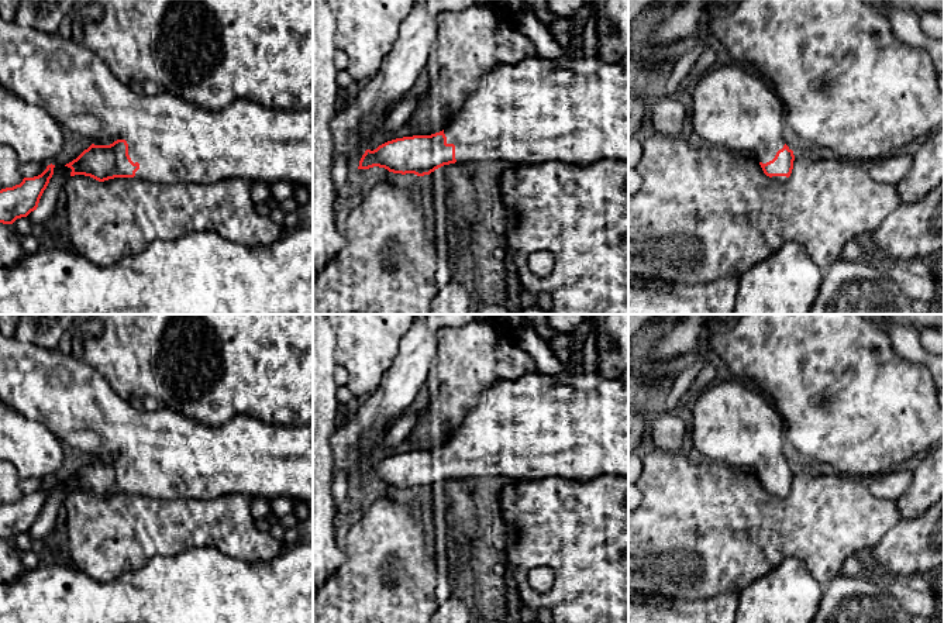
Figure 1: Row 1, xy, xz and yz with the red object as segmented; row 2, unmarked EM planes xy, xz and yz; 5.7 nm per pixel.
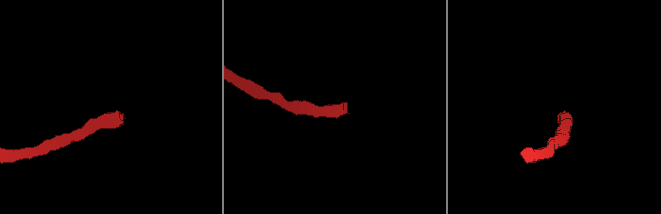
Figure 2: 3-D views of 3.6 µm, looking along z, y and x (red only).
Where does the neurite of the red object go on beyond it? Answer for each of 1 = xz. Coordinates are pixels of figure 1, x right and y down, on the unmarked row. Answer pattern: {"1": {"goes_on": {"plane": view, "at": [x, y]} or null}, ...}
{"1": {"goes_on": {"plane": "xz", "at": [574, 426]}}}

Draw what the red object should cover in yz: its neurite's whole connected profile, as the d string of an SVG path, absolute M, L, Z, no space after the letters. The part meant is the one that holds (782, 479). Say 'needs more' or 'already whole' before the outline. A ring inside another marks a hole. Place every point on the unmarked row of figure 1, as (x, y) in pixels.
needs more | M738 379L710 385L690 410L693 452L754 472L774 496L790 492L795 471L782 452L783 417L761 390Z

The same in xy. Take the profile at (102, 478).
needs more | M0 333L0 400L27 419L48 427L65 447L92 461L66 479L70 492L85 491L99 498L114 493L137 493L159 499L216 499L224 495L262 498L269 502L289 498L313 503L313 421L302 427L266 424L248 414L238 414L221 426L196 421L175 409L158 412L137 409L121 397L107 379L76 354L31 347L14 335Z

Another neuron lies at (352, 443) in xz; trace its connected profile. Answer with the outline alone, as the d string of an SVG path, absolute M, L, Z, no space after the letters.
M430 314L414 319L376 390L331 436L334 476L342 474L351 489L358 486L372 451L413 403L437 359L437 331L430 328L428 319Z

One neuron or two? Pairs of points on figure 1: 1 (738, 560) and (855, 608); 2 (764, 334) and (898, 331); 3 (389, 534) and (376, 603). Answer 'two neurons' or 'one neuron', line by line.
1: two neurons
2: two neurons
3: one neuron

